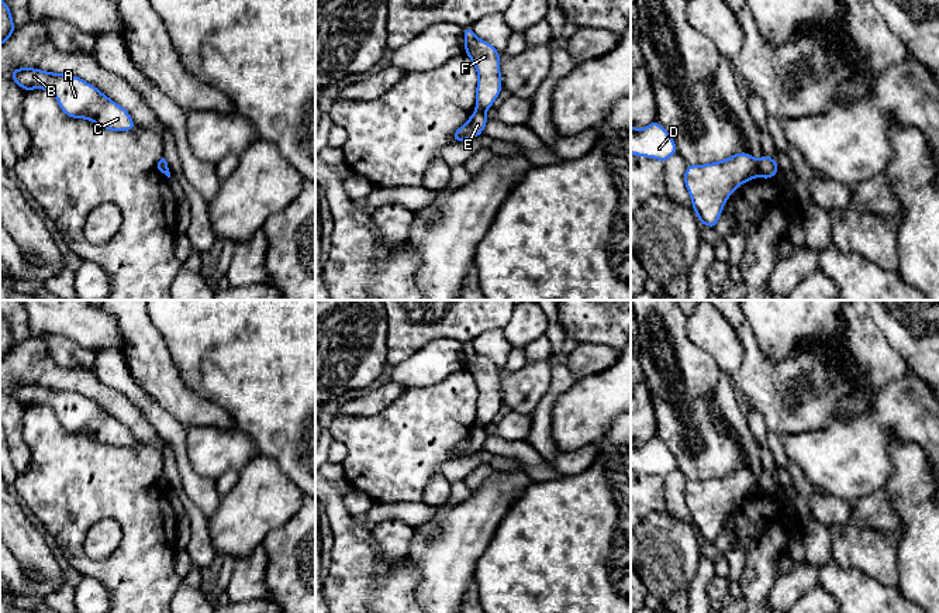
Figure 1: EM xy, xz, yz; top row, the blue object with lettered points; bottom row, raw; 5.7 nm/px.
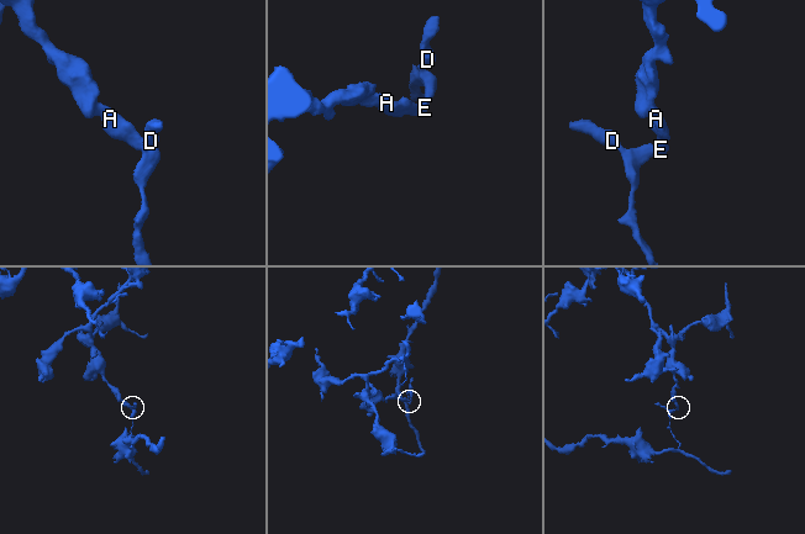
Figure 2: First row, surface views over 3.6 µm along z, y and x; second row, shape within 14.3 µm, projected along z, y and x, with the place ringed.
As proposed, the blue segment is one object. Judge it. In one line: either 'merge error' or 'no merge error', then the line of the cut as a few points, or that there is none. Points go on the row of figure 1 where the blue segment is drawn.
merge error | yz (756, 162), (759, 175)

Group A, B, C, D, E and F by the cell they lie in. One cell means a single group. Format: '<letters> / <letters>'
A B C E / D F

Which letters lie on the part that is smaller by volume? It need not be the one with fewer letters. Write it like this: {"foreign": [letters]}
{"foreign": ["D", "F"]}

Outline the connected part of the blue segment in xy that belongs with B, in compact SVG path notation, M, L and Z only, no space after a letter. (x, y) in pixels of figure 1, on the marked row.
M17 68L10 78L25 92L31 89L52 92L61 110L72 118L87 118L104 130L135 130L125 109L77 76Z

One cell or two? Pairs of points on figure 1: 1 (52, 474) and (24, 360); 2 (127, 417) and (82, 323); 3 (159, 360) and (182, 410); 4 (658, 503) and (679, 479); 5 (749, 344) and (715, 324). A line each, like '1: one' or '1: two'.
1: two
2: two
3: one
4: two
5: two

